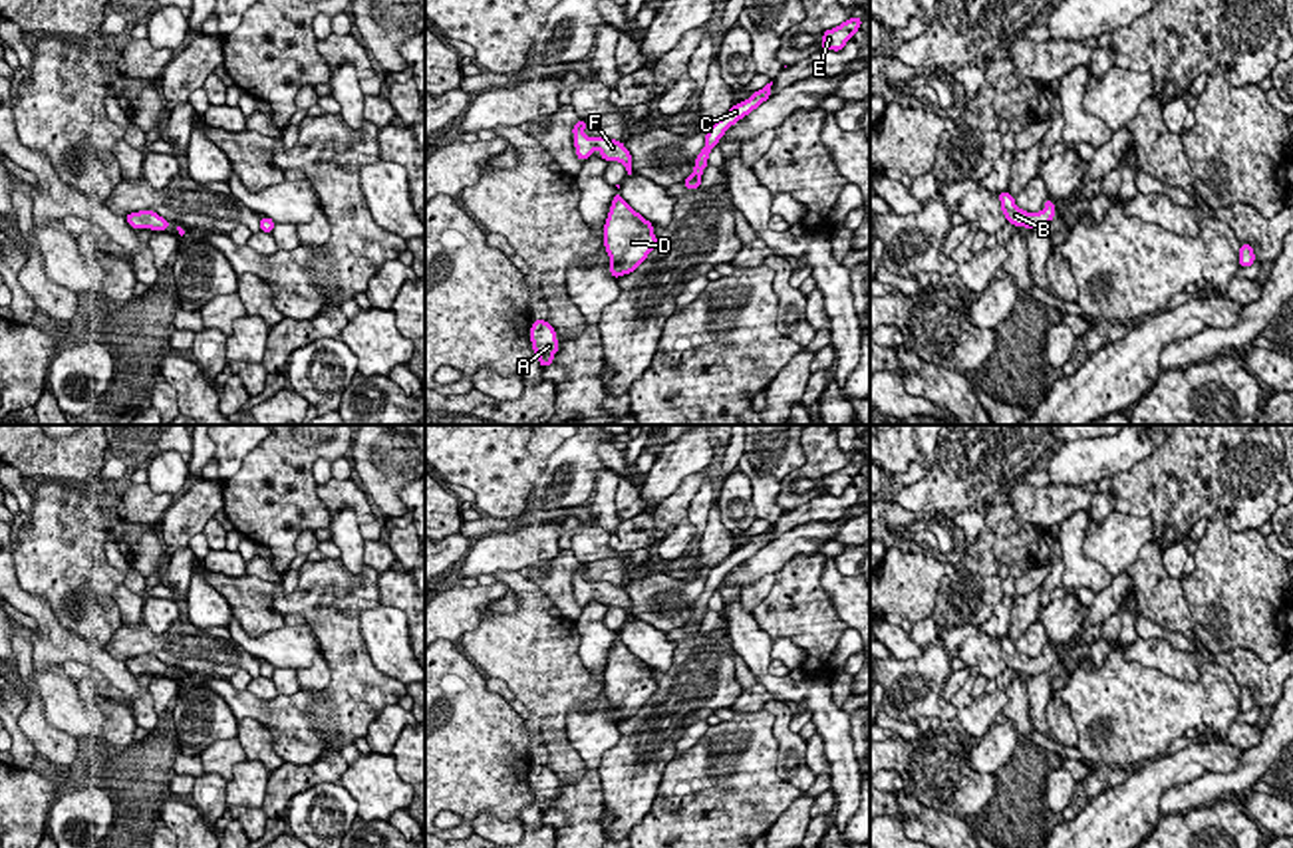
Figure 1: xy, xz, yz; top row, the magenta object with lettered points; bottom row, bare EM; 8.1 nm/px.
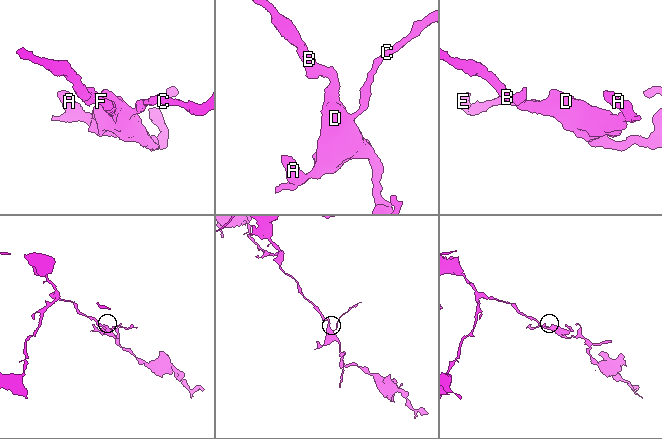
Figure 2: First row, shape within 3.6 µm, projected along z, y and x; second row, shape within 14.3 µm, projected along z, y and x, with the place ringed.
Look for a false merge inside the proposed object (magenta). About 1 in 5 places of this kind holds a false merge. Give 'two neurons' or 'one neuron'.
one neuron

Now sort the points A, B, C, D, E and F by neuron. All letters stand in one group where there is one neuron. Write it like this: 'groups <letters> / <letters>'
groups A B C D E F

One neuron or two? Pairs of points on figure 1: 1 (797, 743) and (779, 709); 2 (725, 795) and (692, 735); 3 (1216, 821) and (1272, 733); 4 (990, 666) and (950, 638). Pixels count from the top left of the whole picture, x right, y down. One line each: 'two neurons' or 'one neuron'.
1: one neuron
2: two neurons
3: two neurons
4: one neuron

